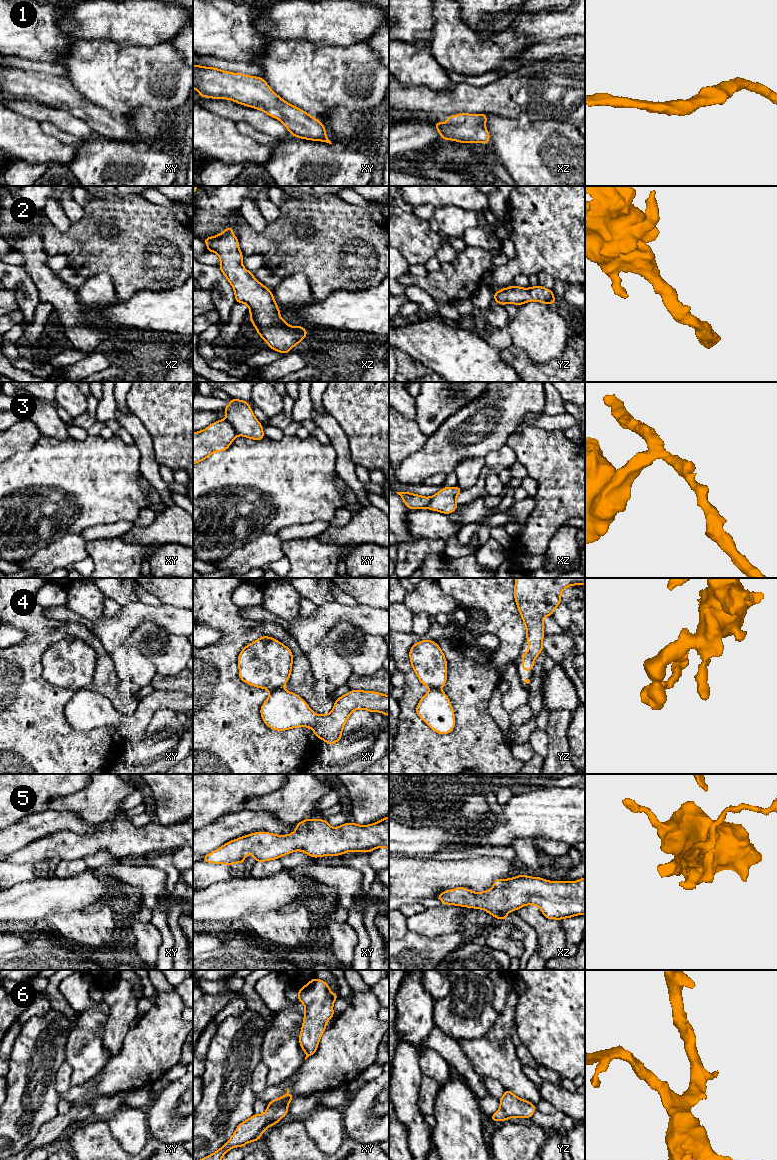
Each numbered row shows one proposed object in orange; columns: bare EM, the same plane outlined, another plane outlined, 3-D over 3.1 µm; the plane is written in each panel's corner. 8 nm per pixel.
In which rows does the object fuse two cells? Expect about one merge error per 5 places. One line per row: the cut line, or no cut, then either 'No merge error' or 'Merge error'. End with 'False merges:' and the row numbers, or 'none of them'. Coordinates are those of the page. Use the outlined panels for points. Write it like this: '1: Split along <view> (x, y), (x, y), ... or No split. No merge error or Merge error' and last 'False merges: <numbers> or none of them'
1: No split. No merge error
2: No split. No merge error
3: Split along xy (225, 419), (238, 434). Merge error
4: Split along xy (282, 687), (270, 692). Merge error
5: No split. No merge error
6: No split. No merge error
False merges: 3, 4

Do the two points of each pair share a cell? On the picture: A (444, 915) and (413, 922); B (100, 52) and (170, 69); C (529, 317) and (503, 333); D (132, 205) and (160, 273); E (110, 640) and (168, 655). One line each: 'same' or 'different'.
A: same
B: same
C: different
D: same
E: different

